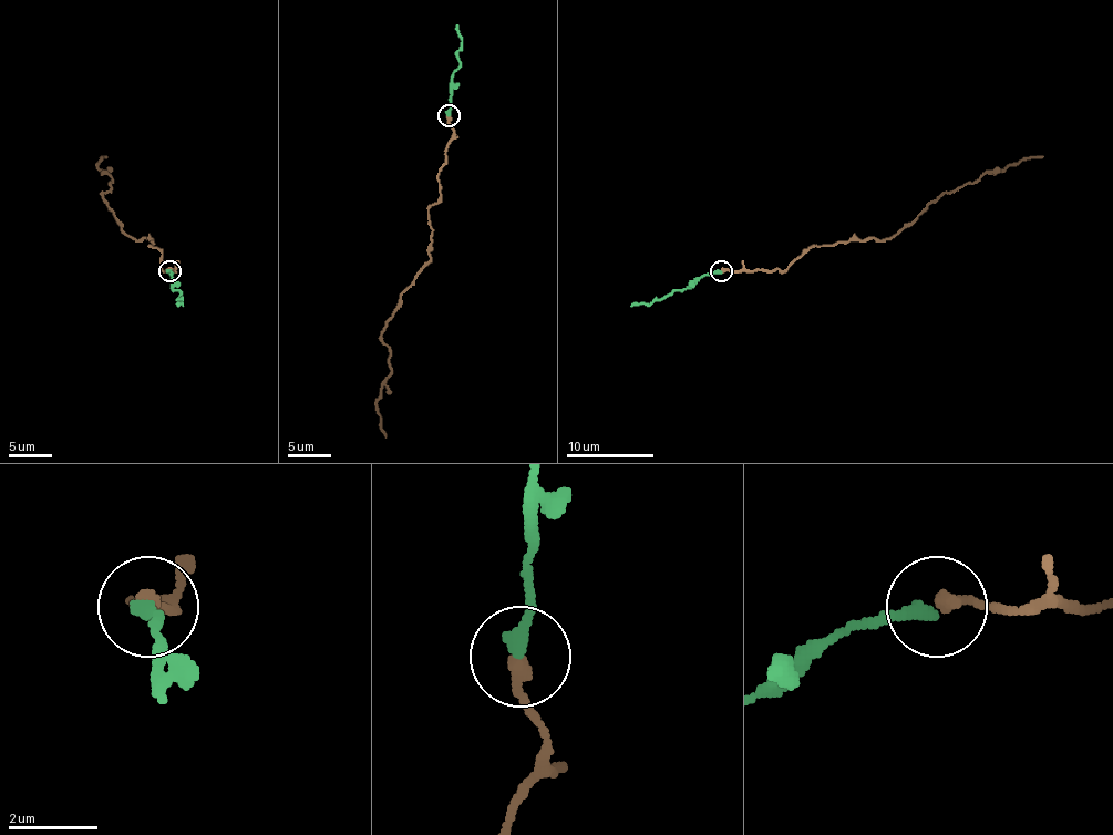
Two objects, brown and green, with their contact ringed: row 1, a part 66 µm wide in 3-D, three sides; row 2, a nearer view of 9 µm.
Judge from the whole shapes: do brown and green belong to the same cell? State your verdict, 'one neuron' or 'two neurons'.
one neuron

